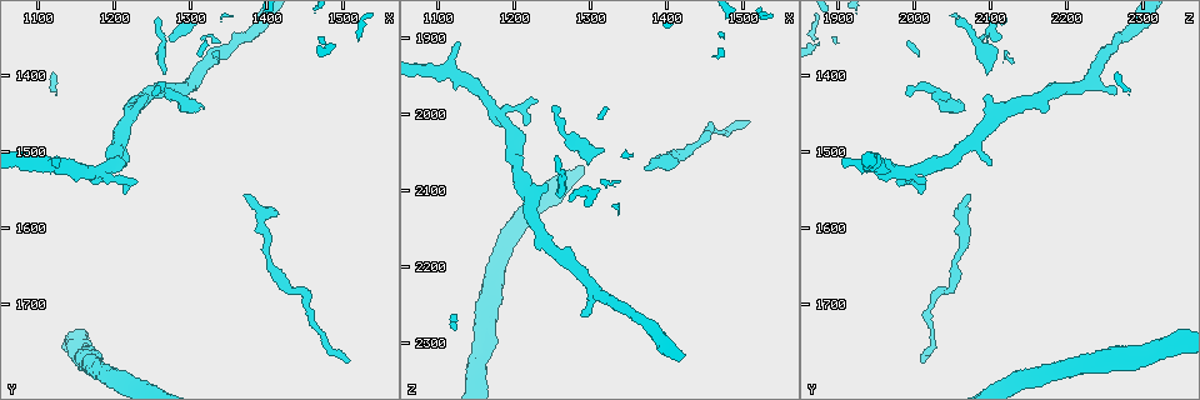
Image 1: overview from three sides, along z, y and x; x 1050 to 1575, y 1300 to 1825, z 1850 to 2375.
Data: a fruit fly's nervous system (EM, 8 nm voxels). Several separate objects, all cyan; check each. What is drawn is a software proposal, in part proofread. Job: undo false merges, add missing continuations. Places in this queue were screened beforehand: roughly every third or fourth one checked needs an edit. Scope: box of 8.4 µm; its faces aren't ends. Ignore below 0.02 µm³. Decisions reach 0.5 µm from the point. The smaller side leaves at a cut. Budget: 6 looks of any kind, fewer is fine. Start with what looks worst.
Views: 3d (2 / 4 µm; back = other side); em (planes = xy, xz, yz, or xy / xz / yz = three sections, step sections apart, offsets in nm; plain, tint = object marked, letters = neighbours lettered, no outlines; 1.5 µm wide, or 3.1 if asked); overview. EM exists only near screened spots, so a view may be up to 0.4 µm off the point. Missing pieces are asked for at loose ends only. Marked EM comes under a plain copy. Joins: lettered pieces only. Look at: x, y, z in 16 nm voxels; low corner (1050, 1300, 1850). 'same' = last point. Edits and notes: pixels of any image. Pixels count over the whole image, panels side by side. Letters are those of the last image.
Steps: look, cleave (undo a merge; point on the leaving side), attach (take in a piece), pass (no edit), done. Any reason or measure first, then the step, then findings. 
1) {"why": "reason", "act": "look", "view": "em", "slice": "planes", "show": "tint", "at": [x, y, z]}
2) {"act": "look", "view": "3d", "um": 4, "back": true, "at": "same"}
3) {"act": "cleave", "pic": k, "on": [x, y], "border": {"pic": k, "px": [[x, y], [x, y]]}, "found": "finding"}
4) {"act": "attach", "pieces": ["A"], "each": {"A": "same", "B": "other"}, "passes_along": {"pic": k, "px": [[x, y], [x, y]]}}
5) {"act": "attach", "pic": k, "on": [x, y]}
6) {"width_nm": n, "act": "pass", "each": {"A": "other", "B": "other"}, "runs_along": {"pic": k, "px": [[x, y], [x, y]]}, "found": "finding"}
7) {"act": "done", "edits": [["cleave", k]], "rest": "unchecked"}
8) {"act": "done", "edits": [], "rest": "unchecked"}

{"act": "look", "view": "3d", "um": 2, "at": [1210, 1550, 2010]}

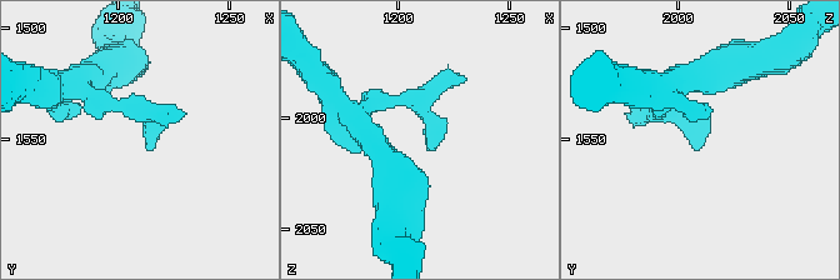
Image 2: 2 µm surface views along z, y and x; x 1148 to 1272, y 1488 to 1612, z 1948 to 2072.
{"act": "look", "view": "em", "slice": "xy", "step": 4, "show": "letters", "at": [1212, 1554, 2010]}

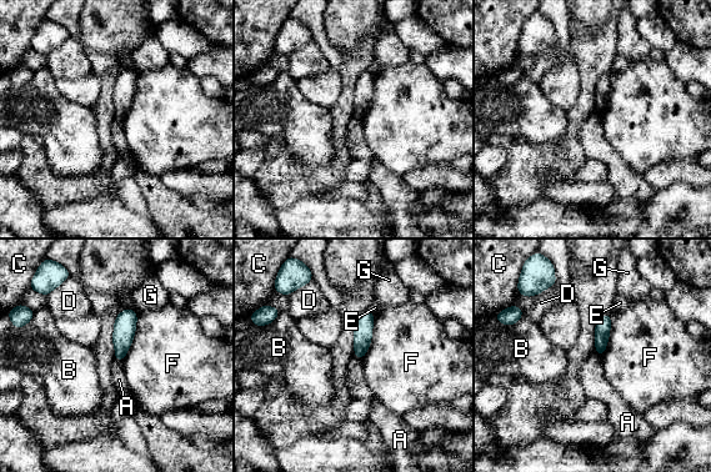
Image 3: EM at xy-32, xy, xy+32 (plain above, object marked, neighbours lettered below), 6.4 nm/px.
{"act": "look", "view": "em", "slice": "planes", "show": "letters", "at": "same"}

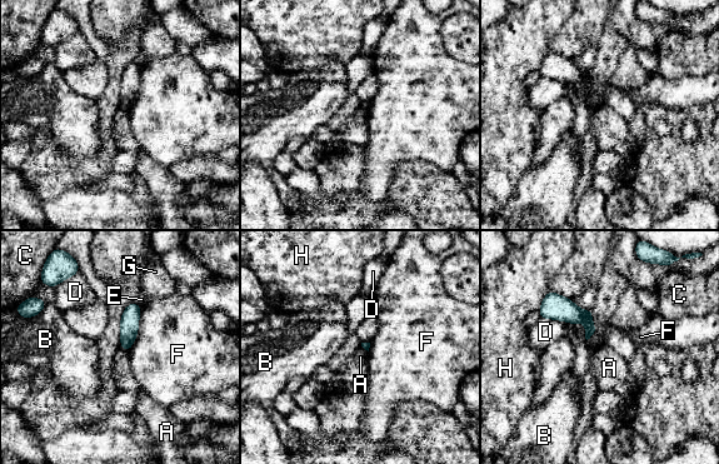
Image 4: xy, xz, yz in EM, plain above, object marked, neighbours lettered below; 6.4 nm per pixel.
{"act": "pass", "each": {"A": "other", "B": "other", "C": "other", "D": "other", "E": "other", "F": "other", "G": "other", "H": "other"}, "border": {"pic": 4, "px": [[120, 347], [128, 353]]}, "found": "none of them fits"}

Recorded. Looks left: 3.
{"why": "free end", "act": "look", "view": "em", "slice": "planes", "show": "letters", "at": [1505, 1775, 2010]}

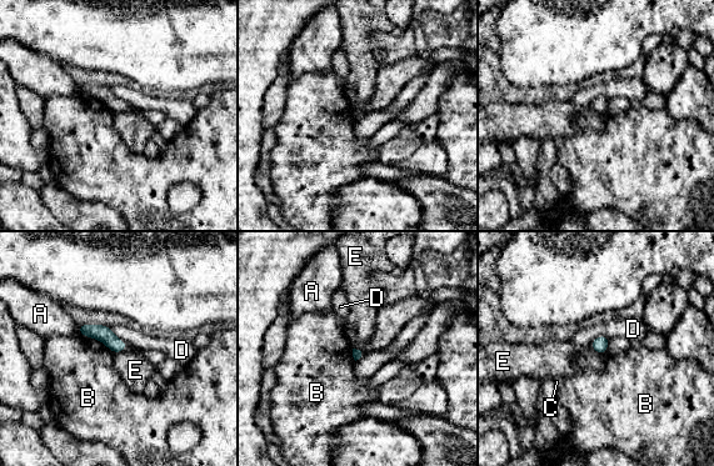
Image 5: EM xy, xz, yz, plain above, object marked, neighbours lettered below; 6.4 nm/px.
{"act": "pass", "each": {"A": "other", "B": "other", "C": "other", "D": "other", "E": "other"}, "border": {"pic": 5, "px": [[592, 346], [604, 355]]}, "found": "no lettered piece goes on from it"}

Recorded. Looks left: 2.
{"why": "free end", "act": "look", "view": "em", "slice": "planes", "show": "letters", "at": [1290, 1425, 2260]}

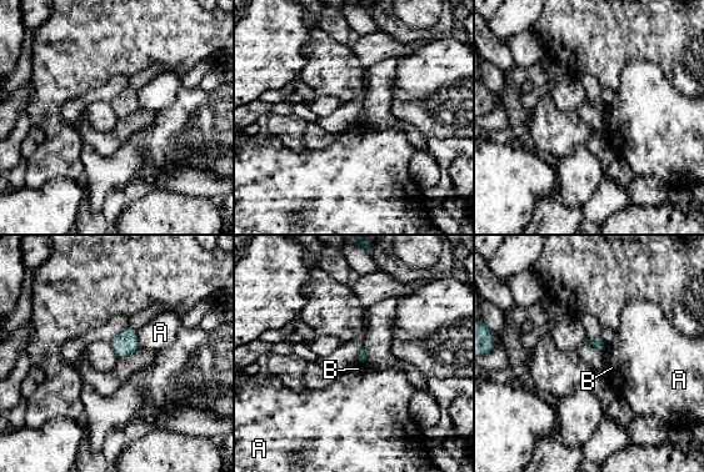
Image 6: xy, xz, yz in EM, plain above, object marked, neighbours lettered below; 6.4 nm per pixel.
{"act": "pass", "each": {"A": "other", "B": "other"}, "border": {"pic": 6, "px": [[357, 362], [364, 365]]}, "found": "none of them fits"}

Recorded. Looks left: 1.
{"act": "done", "edits": [], "rest": "unchecked"}

